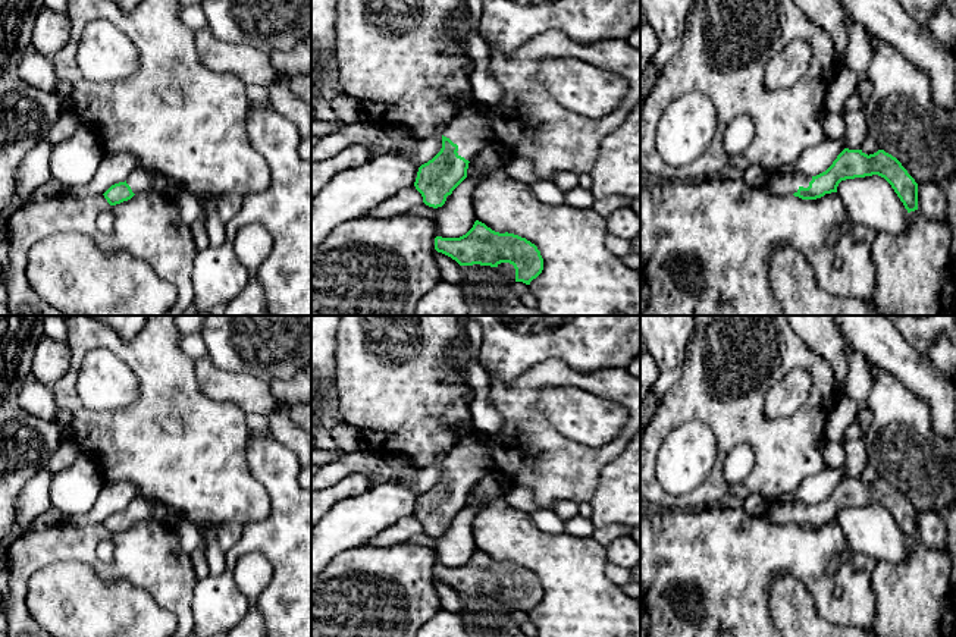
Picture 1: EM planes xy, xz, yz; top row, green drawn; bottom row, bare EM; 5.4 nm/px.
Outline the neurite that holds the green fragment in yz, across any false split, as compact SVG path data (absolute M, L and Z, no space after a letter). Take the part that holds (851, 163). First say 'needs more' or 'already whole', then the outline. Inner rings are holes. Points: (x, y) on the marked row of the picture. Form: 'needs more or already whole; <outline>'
needs more; M844 148L833 164L816 176L778 173L767 176L764 186L775 195L816 200L837 192L841 181L872 175L884 178L891 185L908 213L918 210L918 183L902 163L884 150L868 156L862 150Z

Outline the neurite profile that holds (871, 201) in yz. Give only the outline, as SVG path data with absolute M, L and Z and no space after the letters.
M872 175L841 181L837 194L853 225L887 233L903 233L908 229L908 210L884 178Z

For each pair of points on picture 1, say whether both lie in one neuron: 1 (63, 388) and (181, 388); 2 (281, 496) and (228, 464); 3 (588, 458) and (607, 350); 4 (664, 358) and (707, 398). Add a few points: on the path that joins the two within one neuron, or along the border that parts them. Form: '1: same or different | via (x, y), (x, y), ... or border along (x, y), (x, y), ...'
1: same | via (87, 419), (90, 421), (147, 421), (150, 419)
2: different | border along (245, 454), (248, 471), (269, 496), (266, 518)
3: different | border along (570, 366), (582, 372), (624, 369)
4: different | border along (687, 341), (682, 375), (660, 402)

